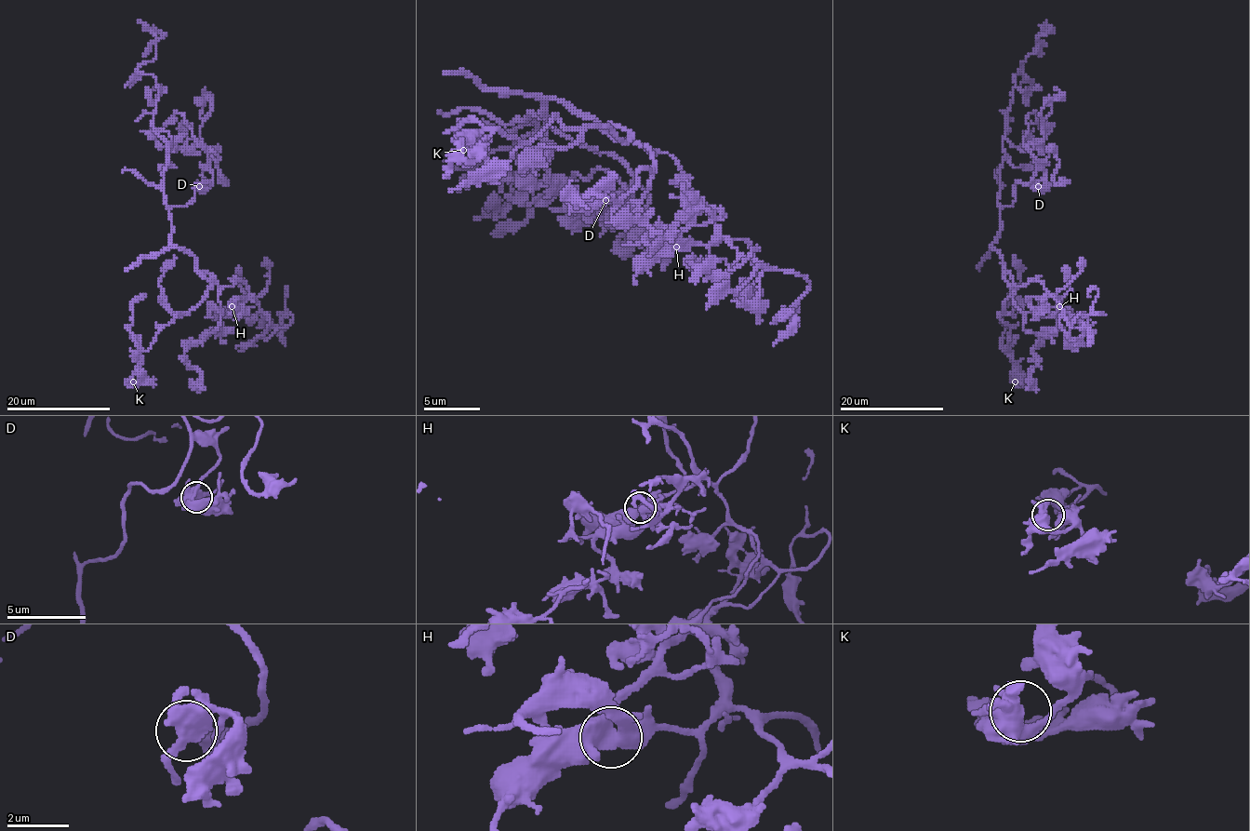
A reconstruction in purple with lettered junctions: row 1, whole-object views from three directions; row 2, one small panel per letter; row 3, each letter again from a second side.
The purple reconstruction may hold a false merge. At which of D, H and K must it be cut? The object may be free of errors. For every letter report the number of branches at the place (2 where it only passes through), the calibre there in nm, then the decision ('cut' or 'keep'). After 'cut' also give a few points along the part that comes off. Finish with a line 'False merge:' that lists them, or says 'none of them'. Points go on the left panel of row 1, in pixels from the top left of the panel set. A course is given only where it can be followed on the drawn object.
D: 4 branches meet; 480 nm thick; keep
H: 4 branches meet; 500 nm thick; cut; foreign part runs (232, 306), (239, 306), (245, 301), (238, 297), (235, 301)
K: 3 branches meet; 480 nm thick; keep
False merge: H

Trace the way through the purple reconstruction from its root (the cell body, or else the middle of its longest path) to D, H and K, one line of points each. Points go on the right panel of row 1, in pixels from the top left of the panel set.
D: (997, 234), (1001, 209), (1015, 199), (1015, 185), (1028, 183), (1042, 167), (1045, 174), (1038, 186)
H: (997, 234), (991, 246), (1002, 257), (1002, 266), (1012, 282), (1024, 286), (1032, 279), (1039, 280), (1060, 306)
K: (997, 234), (991, 246), (1011, 290), (999, 316), (1011, 327), (1005, 349), (1017, 366), (1020, 383), (1015, 381)

